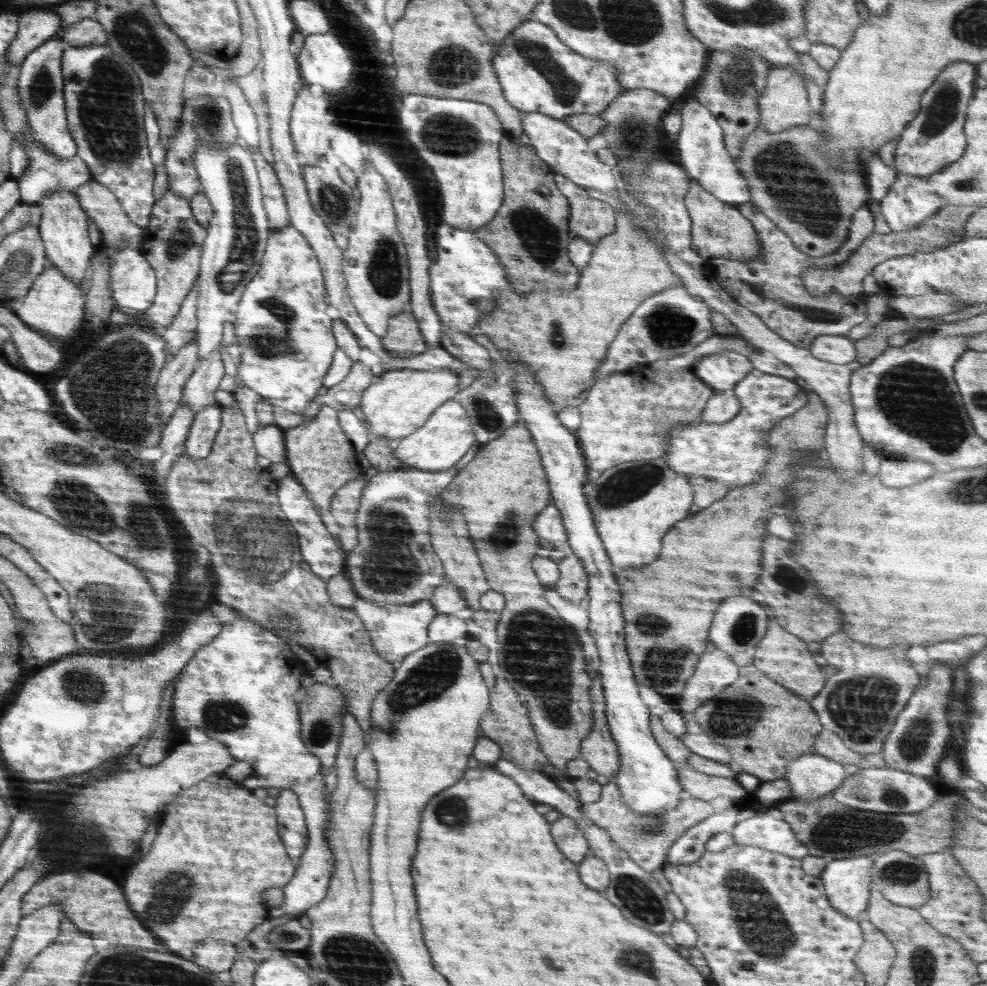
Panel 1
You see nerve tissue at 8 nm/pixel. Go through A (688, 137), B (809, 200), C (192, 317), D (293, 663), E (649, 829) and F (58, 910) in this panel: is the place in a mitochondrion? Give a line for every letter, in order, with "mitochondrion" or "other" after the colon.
A: other
B: mitochondrion
C: other
D: other
E: mitochondrion
F: other

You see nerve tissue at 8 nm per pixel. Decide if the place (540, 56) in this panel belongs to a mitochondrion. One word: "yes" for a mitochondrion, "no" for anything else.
yes

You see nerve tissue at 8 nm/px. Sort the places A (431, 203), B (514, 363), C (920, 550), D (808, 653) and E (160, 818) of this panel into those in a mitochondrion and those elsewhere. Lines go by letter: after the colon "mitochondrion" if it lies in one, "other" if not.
A: other
B: other
C: other
D: other
E: other

